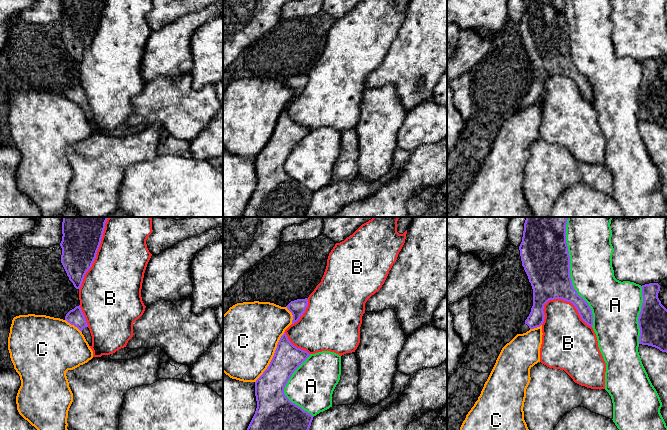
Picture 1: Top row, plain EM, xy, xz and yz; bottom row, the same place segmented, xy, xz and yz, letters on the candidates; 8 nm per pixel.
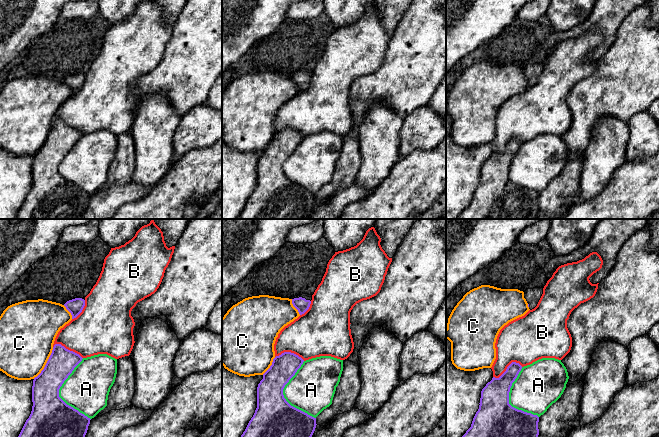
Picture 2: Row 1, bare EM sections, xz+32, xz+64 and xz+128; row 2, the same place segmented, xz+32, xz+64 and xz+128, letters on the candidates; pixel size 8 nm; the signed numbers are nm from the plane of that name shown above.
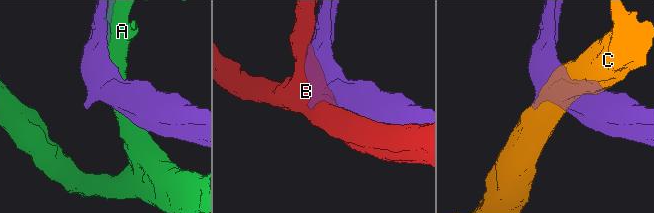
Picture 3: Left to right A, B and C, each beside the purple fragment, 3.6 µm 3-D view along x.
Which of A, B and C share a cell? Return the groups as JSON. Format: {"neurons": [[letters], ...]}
{"neurons": [["A"], ["B"], ["C"]]}

